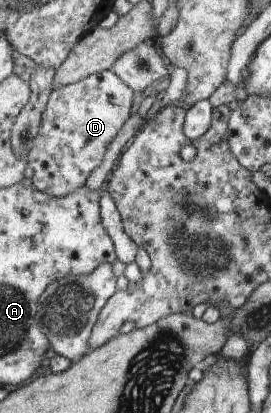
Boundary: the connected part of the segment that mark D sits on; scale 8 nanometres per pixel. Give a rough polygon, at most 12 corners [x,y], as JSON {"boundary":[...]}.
{"boundary":[[112,70],[55,89],[29,155],[32,187],[82,189],[130,119]]}

